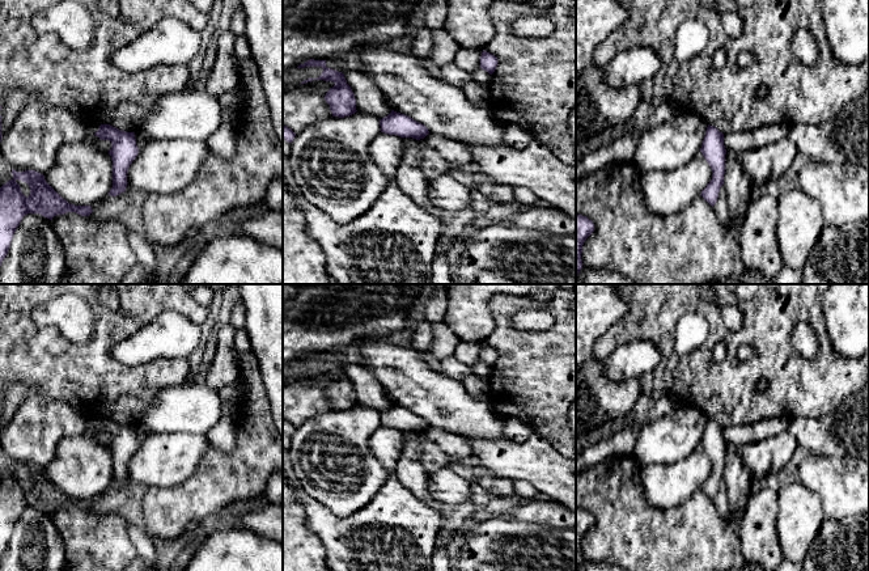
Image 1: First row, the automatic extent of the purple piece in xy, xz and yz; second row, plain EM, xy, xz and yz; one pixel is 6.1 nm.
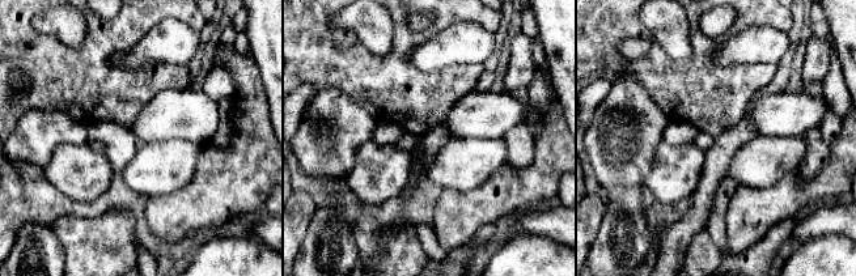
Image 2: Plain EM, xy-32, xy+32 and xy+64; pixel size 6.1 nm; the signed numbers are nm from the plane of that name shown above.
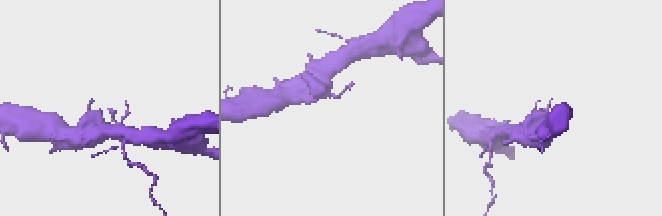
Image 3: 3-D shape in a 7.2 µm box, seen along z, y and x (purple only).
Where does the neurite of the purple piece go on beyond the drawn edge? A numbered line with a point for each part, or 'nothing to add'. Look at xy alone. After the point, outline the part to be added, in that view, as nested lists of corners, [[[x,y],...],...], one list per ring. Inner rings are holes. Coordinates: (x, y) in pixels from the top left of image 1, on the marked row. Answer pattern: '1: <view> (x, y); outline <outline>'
nothing to add

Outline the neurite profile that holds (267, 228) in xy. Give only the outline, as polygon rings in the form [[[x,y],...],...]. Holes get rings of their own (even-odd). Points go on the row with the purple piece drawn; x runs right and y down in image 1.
[[[267,208],[262,215],[241,223],[245,236],[283,251],[283,213]]]

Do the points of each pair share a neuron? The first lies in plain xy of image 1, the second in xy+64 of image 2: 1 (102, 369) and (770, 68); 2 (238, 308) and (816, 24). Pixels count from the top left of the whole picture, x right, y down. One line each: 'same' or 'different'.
1: same
2: same

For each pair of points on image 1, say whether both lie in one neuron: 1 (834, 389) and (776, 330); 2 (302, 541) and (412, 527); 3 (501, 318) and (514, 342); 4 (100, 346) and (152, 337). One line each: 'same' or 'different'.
1: same
2: different
3: same
4: different

